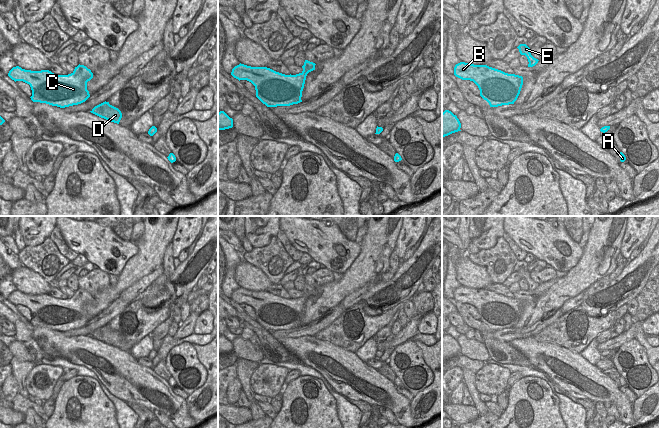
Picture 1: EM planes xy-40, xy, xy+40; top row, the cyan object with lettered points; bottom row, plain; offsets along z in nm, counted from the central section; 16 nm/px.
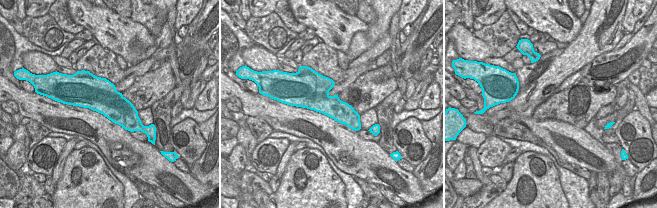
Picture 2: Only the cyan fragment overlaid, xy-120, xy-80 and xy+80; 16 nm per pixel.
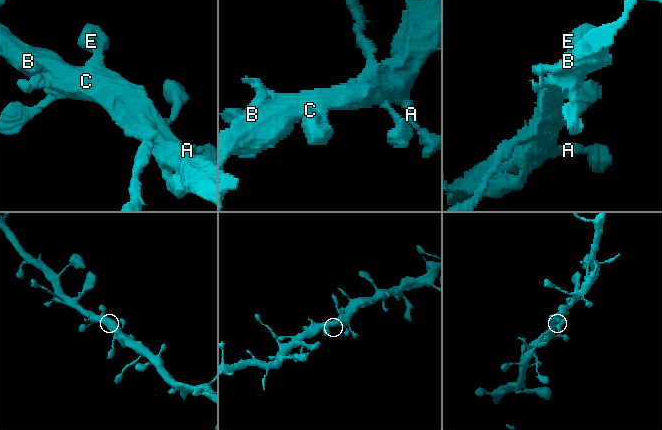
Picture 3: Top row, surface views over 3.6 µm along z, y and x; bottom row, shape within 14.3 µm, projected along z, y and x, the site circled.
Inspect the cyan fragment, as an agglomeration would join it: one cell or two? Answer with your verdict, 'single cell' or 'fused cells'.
single cell

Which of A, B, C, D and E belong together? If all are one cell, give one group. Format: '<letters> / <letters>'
A B C D E

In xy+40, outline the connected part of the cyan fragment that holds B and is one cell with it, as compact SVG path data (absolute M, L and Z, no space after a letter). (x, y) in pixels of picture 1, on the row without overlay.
M460 286L454 291L454 299L462 304L473 305L480 314L480 320L490 331L514 328L523 309L522 300L487 289Z

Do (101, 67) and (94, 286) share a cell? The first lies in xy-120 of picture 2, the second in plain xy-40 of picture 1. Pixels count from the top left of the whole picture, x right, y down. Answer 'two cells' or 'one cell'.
one cell

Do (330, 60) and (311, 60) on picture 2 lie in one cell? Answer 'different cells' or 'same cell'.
same cell

